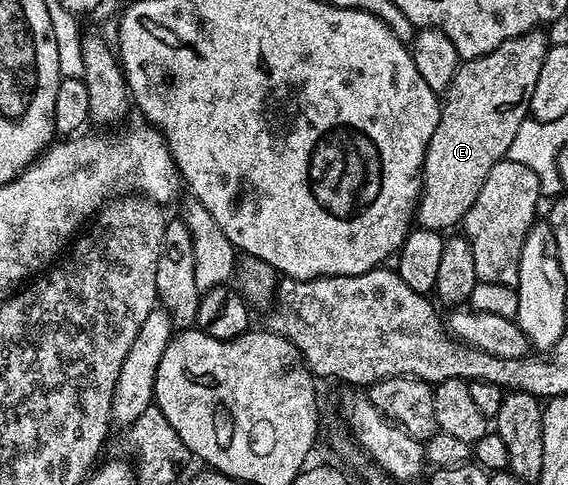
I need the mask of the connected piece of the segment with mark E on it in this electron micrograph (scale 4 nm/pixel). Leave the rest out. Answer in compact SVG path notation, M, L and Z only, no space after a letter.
M540 29L528 31L508 39L497 51L461 62L454 81L443 92L438 129L434 129L434 137L430 137L430 145L426 149L424 185L420 188L420 201L416 204L414 216L419 226L444 233L455 223L456 226L463 224L470 205L474 205L474 197L478 197L482 189L482 181L486 181L486 173L490 173L490 169L507 156L510 141L514 141L514 133L518 133L518 125L529 118L528 102L534 93L534 85L538 85L542 61L546 61L550 40L542 32Z

